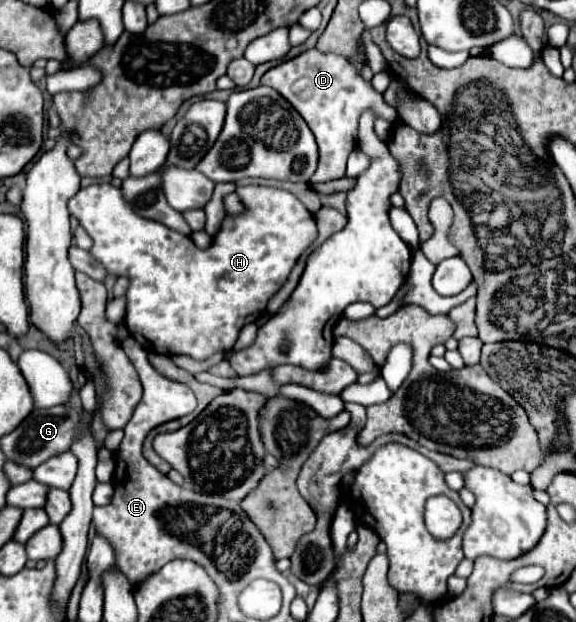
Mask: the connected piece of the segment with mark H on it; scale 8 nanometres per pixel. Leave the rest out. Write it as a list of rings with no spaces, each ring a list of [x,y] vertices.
[[[95,183],[95,185],[89,185],[89,187],[83,187],[77,191],[77,195],[69,201],[69,211],[71,215],[75,215],[79,219],[79,223],[83,225],[83,229],[89,233],[89,237],[93,239],[93,249],[91,249],[91,255],[95,259],[99,259],[109,273],[113,275],[125,275],[131,279],[131,285],[127,289],[127,315],[125,315],[125,325],[129,329],[129,333],[141,343],[143,349],[147,351],[155,351],[155,353],[163,353],[163,355],[189,355],[189,357],[195,357],[195,359],[207,359],[209,355],[213,355],[215,351],[229,351],[235,341],[237,341],[237,335],[241,331],[241,327],[245,327],[247,323],[253,323],[259,313],[267,307],[267,301],[285,285],[291,269],[295,267],[297,259],[301,257],[301,253],[317,239],[317,225],[315,225],[315,217],[307,211],[307,207],[303,207],[303,203],[299,203],[299,199],[295,199],[295,195],[291,195],[289,191],[283,191],[283,189],[271,189],[271,187],[237,187],[237,195],[243,199],[245,203],[245,213],[243,215],[227,215],[225,221],[221,223],[221,229],[217,231],[217,235],[213,237],[213,243],[209,249],[201,251],[199,247],[195,247],[195,243],[165,227],[163,223],[155,223],[151,219],[143,219],[141,215],[135,215],[135,211],[131,211],[131,207],[127,205],[127,201],[123,199],[123,193],[121,189],[113,187],[111,183]]]

